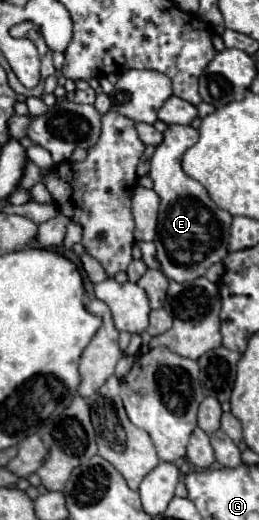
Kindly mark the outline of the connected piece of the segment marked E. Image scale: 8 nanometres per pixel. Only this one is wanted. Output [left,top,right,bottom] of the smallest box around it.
[150,125,232,283]

